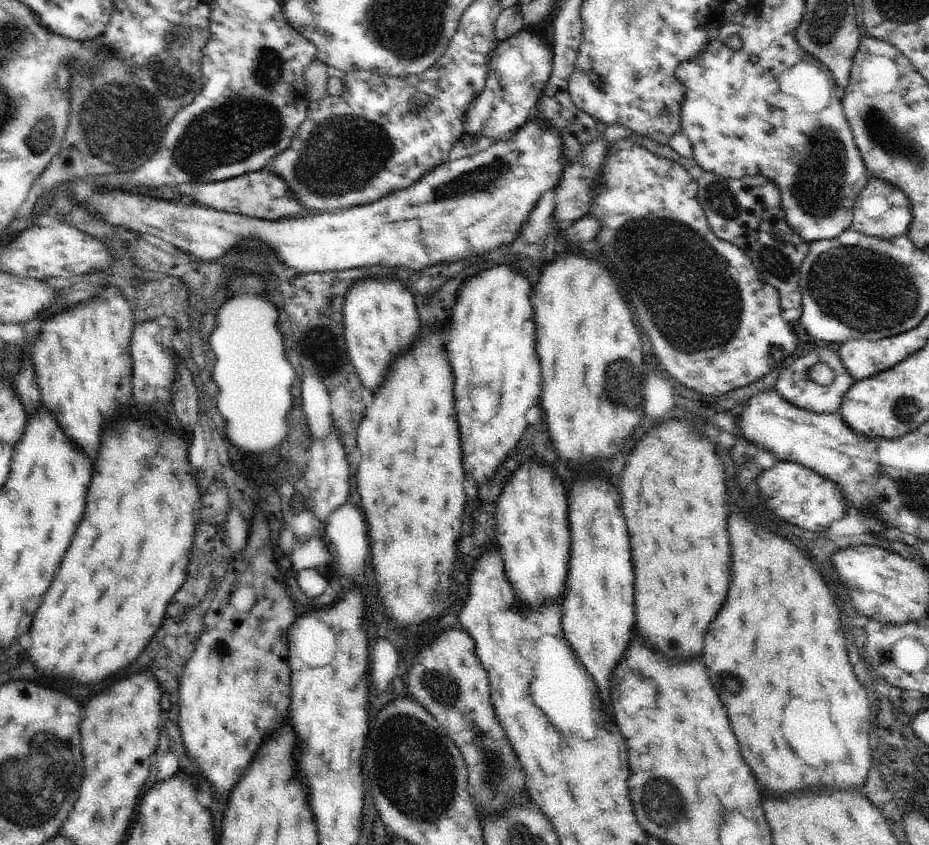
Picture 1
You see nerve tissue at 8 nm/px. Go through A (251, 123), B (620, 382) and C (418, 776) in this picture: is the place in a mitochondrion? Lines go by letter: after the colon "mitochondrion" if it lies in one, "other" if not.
A: mitochondrion
B: mitochondrion
C: mitochondrion

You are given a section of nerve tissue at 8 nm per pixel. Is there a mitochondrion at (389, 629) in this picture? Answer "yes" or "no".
no

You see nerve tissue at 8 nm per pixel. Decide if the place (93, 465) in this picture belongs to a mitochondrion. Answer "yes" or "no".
no

